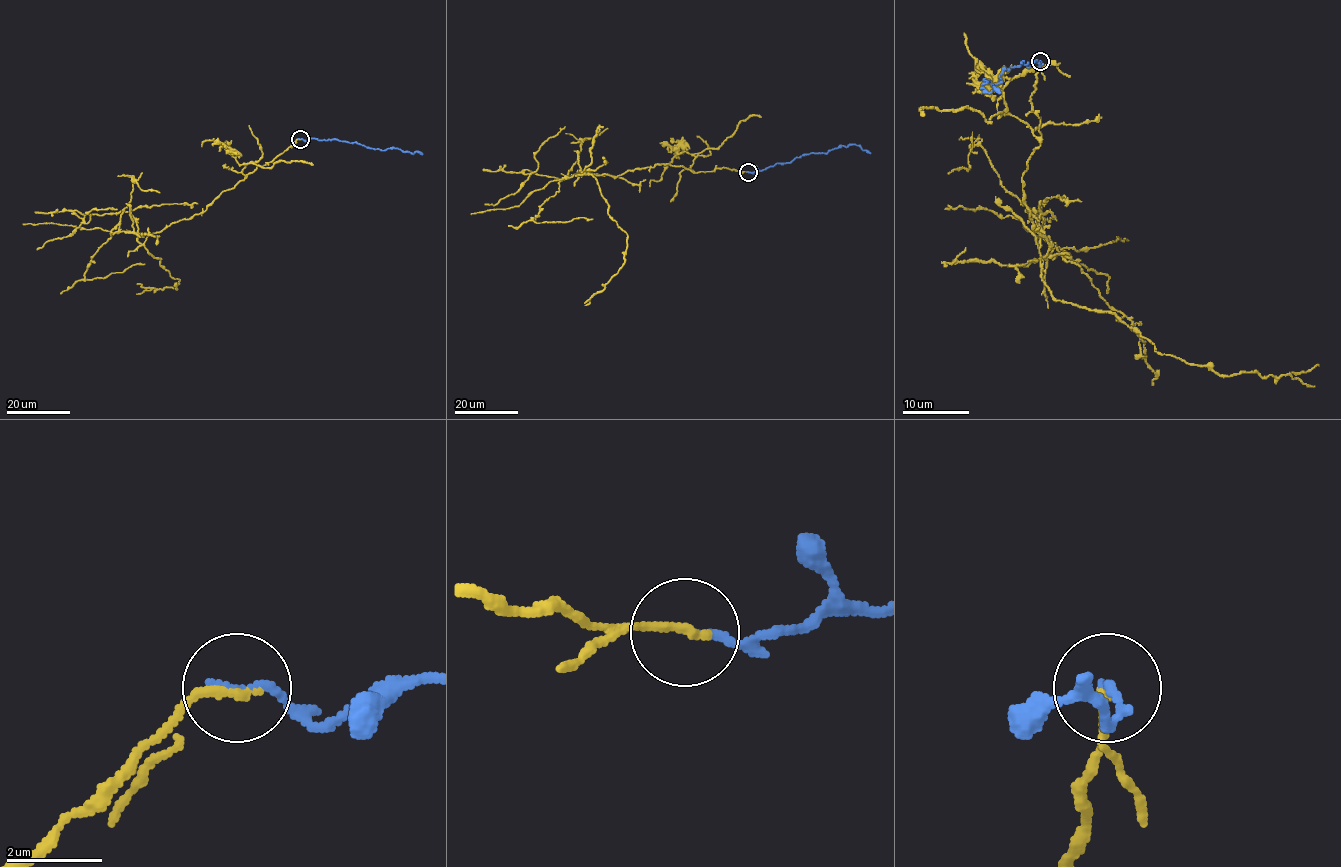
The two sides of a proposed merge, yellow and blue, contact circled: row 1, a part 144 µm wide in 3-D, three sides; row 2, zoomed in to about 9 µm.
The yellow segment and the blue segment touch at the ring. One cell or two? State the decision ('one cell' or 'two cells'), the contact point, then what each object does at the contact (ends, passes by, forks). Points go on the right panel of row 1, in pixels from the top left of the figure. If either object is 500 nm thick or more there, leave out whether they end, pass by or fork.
two cells; at (1040, 61); yellow ends there; blue ends there

